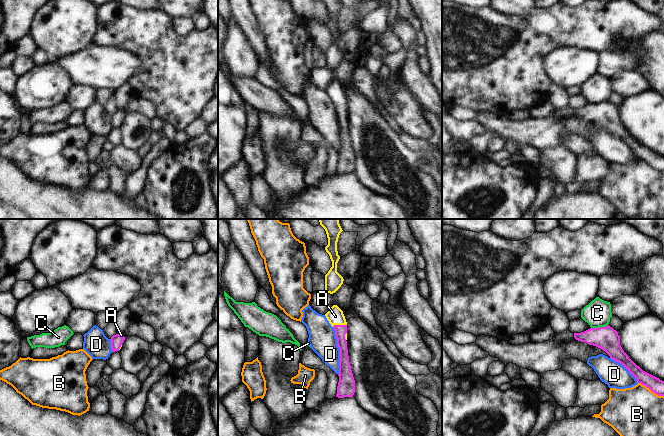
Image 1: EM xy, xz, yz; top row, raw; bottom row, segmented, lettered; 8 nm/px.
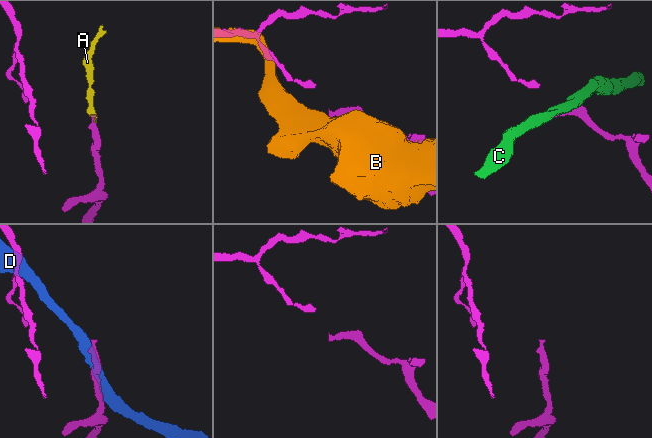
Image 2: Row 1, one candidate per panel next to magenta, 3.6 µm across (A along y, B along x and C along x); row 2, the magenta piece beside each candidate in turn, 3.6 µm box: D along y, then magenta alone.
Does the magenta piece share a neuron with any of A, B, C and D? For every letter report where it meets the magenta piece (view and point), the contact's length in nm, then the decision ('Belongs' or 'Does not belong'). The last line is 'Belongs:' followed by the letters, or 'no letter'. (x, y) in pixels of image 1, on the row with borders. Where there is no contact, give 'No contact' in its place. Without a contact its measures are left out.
A: Touches magenta at xz (339, 325). Shared border 120 nm. Belongs
B: Touches magenta at yz (651, 390). Shared border 240 nm. Does not belong
C: Touches magenta at yz (599, 327). Shared border 140 nm. Does not belong
D: Touches magenta at xz (340, 351). Shared border 380 nm. Does not belong
Belongs: A

